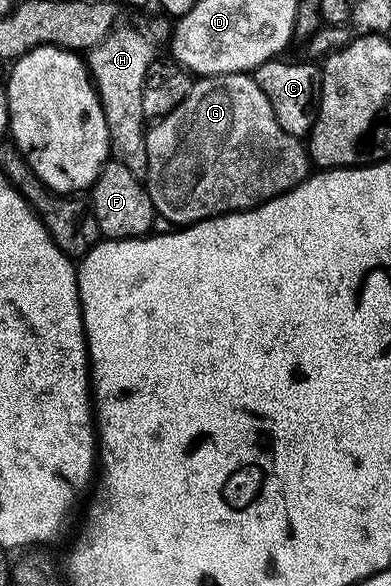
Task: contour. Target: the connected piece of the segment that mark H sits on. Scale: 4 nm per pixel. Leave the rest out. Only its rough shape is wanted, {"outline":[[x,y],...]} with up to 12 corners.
{"outline":[[117,27],[86,53],[111,156],[148,175],[149,34]]}

